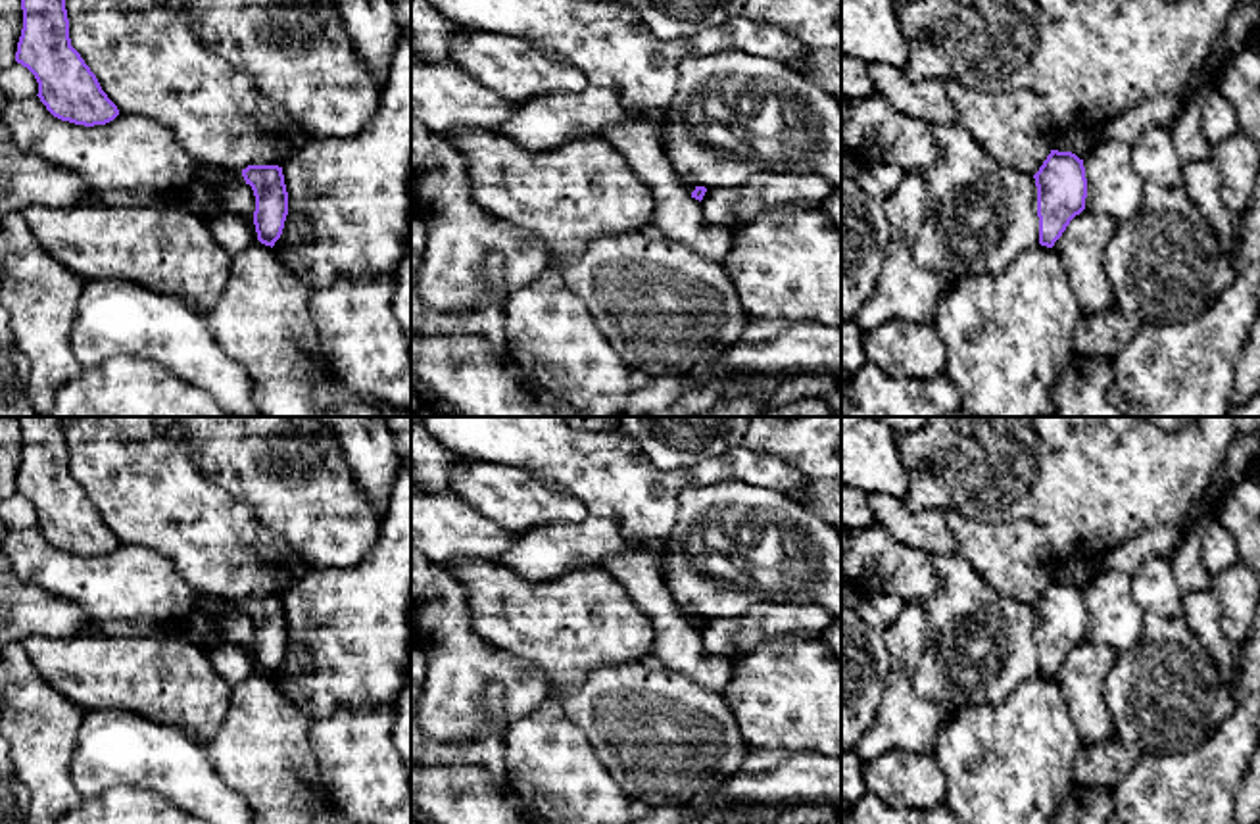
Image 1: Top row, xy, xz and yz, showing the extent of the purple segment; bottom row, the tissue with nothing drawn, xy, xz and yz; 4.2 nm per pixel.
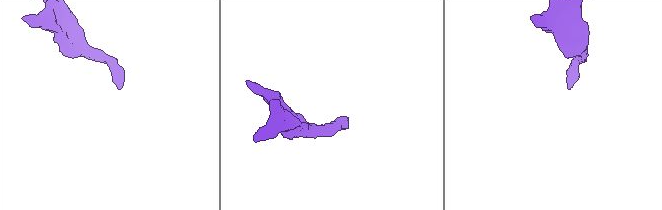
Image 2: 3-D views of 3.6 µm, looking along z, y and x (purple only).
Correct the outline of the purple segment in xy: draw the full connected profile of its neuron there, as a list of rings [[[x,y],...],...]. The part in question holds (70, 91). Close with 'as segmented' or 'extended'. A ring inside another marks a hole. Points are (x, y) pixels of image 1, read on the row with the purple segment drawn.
[[[21,0],[23,29],[15,61],[38,83],[46,109],[75,125],[106,125],[119,115],[96,75],[71,46],[65,0]]]; as segmented

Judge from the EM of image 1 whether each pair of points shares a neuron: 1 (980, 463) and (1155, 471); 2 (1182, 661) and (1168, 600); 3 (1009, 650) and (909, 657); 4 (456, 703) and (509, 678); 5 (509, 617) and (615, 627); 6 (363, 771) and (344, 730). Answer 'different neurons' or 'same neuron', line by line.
1: same neuron
2: same neuron
3: different neurons
4: same neuron
5: same neuron
6: same neuron

